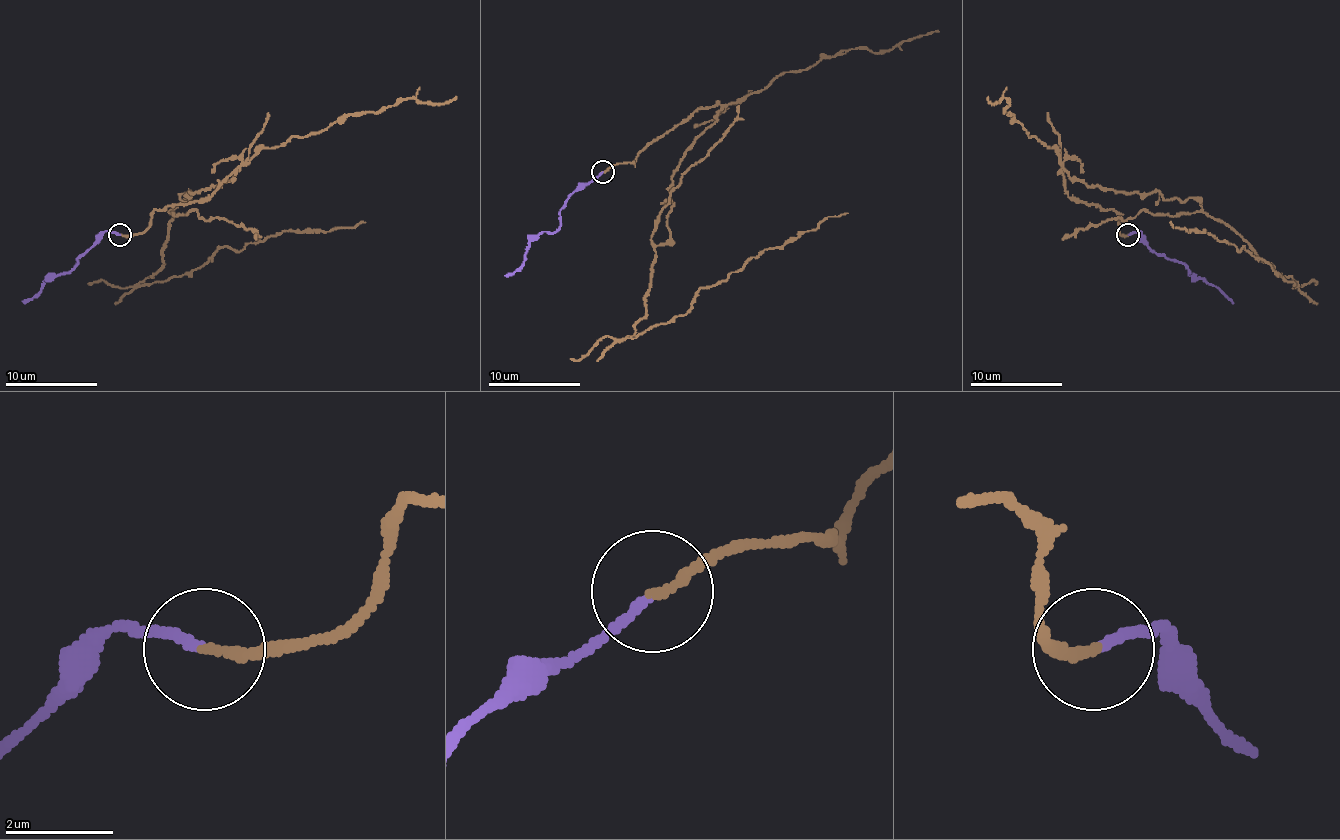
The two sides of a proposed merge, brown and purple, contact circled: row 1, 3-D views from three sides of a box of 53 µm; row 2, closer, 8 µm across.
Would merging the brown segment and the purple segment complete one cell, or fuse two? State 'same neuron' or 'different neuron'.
different neuron

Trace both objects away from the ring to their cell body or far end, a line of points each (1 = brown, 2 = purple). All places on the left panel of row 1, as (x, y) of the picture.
1: (121, 235), (141, 233), (155, 210), (204, 201), (238, 168), (188, 191), (146, 284), (282, 231), (366, 222)
2: (121, 235), (104, 233), (70, 270), (51, 275), (30, 300), (21, 300)

